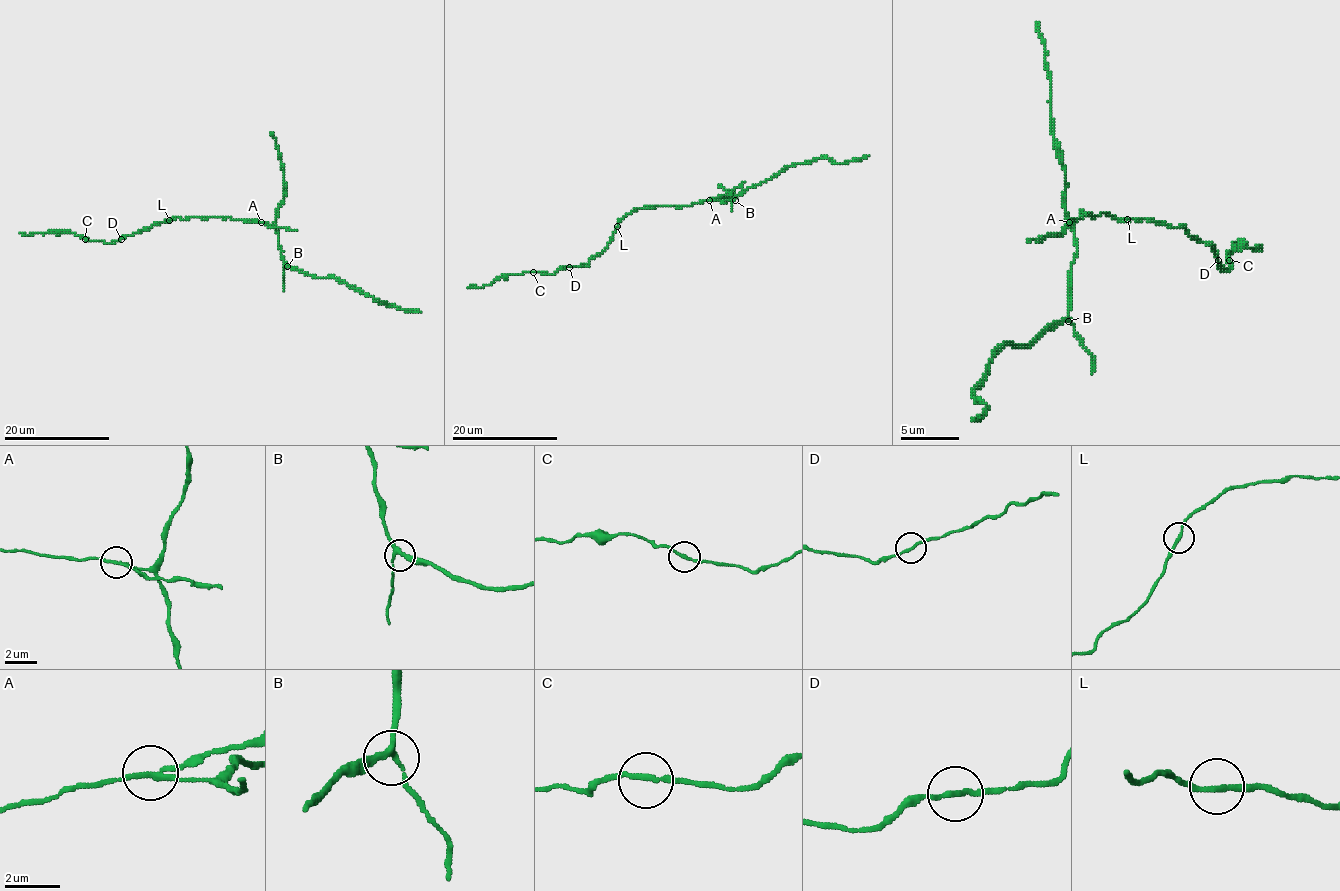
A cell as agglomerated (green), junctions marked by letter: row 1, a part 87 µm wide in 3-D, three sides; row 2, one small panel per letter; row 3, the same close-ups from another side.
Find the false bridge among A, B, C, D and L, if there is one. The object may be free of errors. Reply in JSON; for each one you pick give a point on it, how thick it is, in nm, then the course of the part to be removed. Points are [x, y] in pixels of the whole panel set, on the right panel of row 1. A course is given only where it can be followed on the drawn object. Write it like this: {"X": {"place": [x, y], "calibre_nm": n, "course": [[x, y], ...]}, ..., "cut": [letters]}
{"A": {"place": [1069, 222], "calibre_nm": 170, "course": [[1068, 222], [1056, 236], [1027, 242]]}, "cut": ["A"]}

